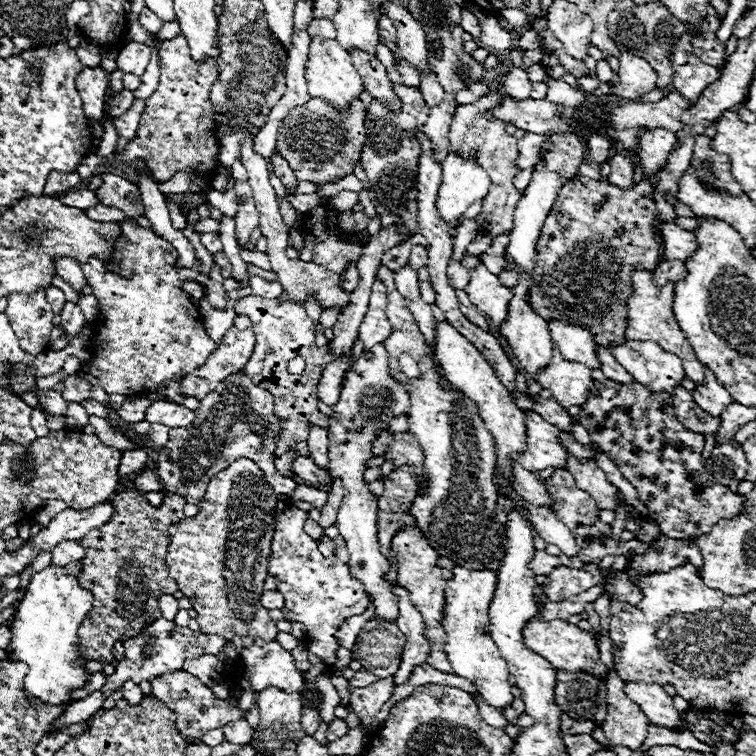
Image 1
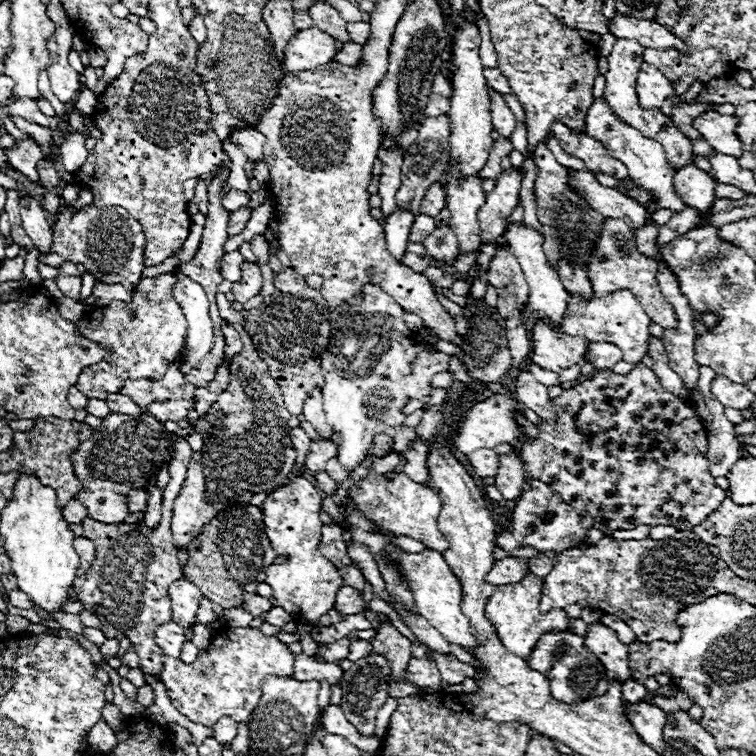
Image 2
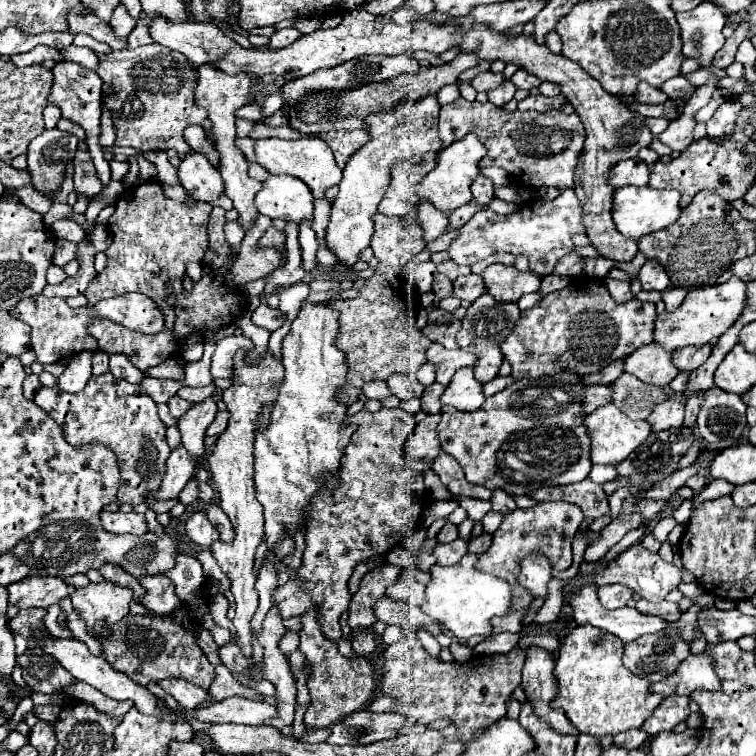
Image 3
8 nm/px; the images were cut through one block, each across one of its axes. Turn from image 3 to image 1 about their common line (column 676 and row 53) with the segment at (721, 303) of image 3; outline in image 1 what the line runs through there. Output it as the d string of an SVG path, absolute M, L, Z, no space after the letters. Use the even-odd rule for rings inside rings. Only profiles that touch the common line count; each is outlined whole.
M314 36L308 48L308 62L306 62L306 86L308 94L316 98L324 98L332 102L336 108L346 108L354 98L362 92L362 78L356 72L348 50L344 50L336 40L326 40Z

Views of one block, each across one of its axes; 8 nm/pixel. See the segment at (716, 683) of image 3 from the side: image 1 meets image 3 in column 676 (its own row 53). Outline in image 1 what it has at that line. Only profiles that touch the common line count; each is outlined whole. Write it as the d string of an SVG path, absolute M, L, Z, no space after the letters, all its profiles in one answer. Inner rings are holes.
M682 34L668 54L674 68L674 88L688 98L692 104L698 100L702 90L720 78L718 68L706 66L692 50L690 34Z

